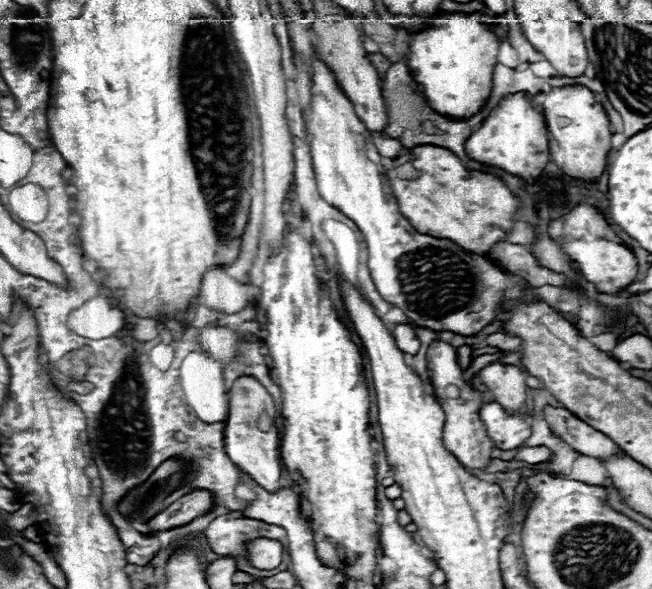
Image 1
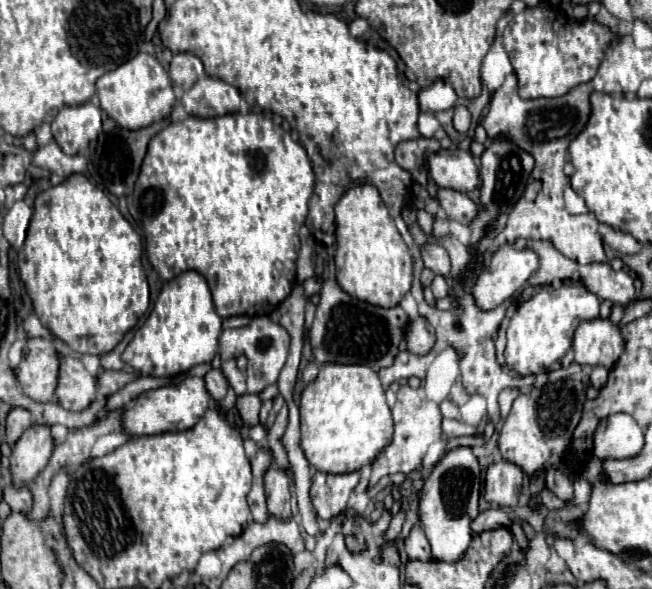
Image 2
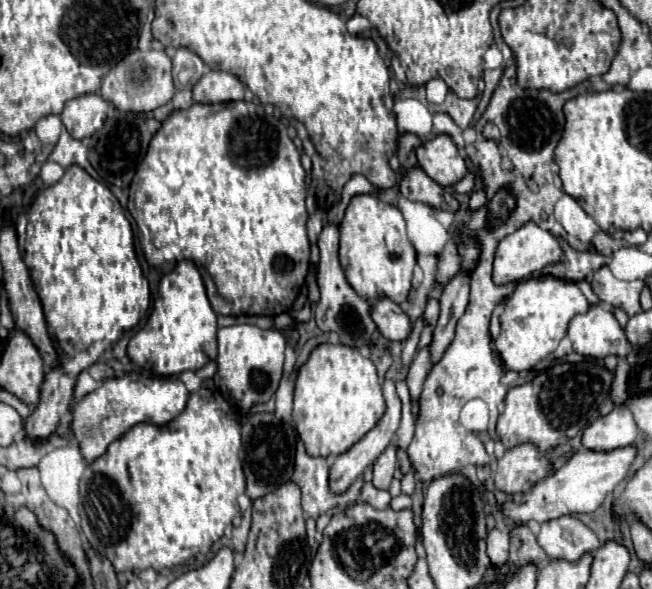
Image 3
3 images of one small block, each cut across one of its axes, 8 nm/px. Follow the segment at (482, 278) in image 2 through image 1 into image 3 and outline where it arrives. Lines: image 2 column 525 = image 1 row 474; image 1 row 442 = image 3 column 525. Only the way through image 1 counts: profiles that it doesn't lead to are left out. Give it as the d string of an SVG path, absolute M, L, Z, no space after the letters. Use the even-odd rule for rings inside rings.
M534 222L524 224L522 228L518 228L514 234L508 234L496 250L496 258L494 258L494 272L492 272L492 280L498 286L504 286L508 282L518 282L518 280L526 280L530 278L534 272L542 270L548 264L554 264L562 258L562 248L558 244L558 240L548 232L538 228Z

